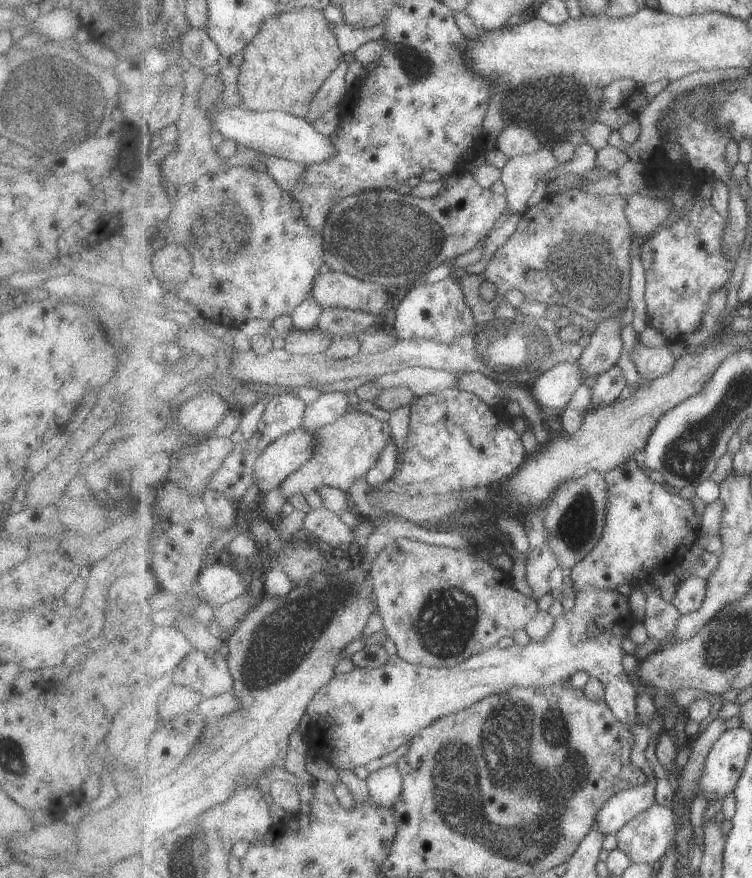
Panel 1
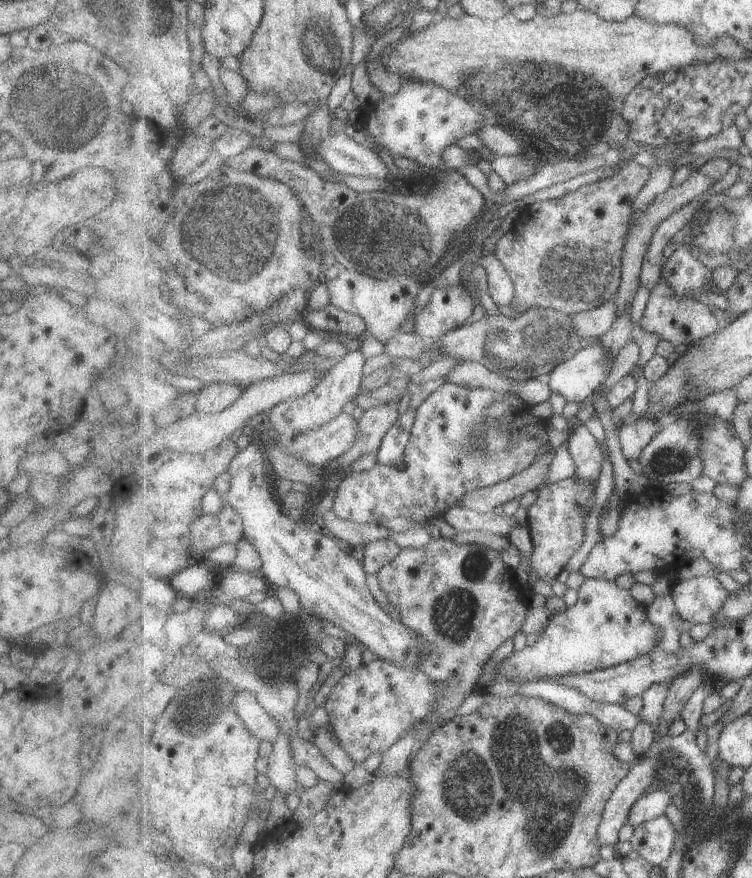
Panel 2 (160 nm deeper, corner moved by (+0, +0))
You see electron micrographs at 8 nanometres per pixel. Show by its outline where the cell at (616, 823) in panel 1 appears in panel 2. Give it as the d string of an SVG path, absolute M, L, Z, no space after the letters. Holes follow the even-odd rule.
M661 789L645 794L634 804L630 818L628 818L628 824L637 827L640 824L651 822L654 818L666 815L673 802L674 796Z

